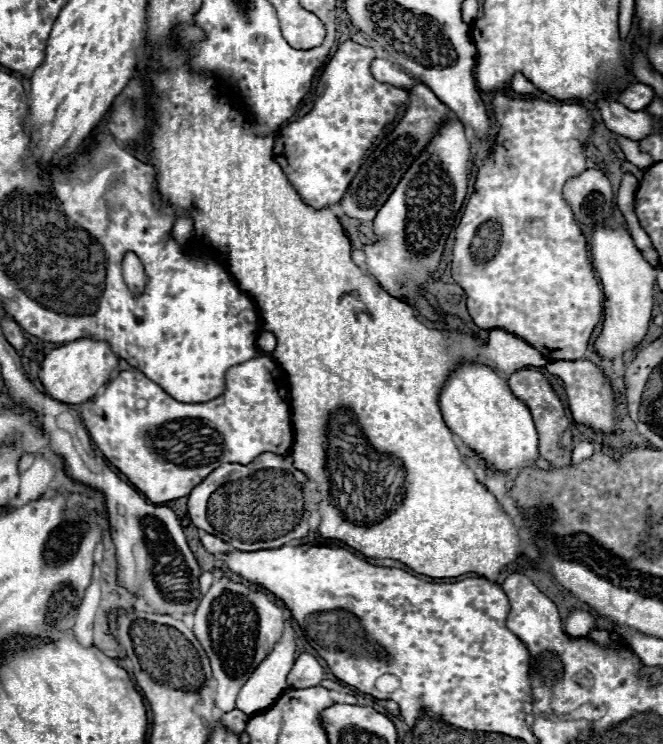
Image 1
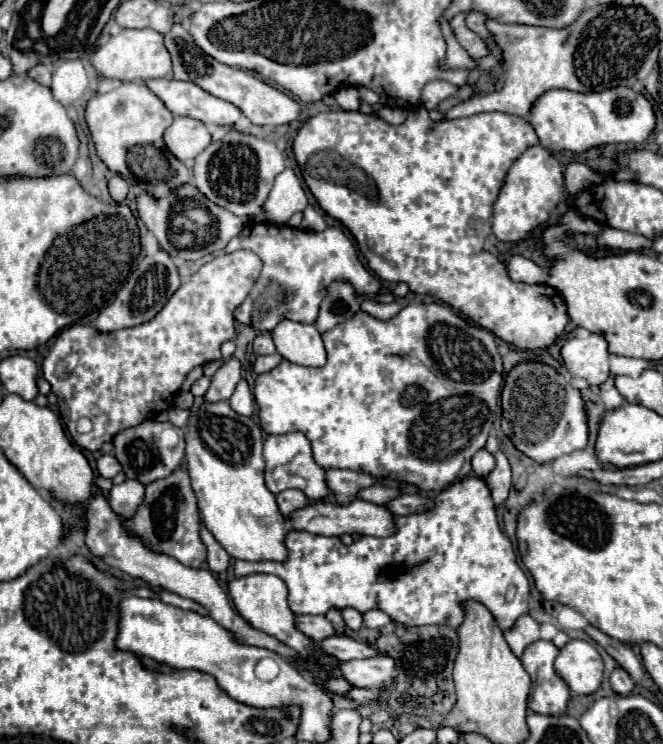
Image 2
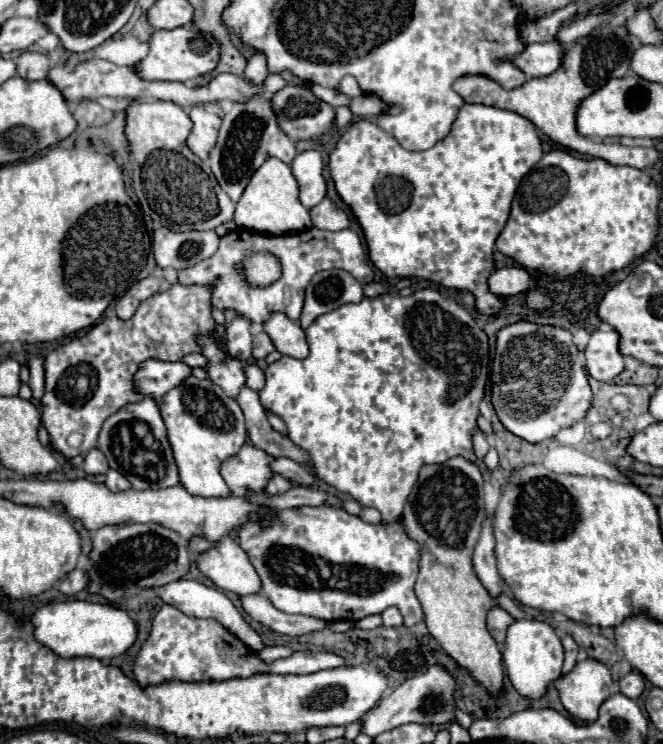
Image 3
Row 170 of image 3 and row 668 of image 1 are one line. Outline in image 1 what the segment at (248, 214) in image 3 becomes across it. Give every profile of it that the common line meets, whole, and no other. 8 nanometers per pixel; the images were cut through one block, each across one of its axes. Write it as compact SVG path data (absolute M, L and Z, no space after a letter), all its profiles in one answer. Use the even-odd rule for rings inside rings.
M284 622L284 630L282 630L282 636L280 640L274 644L272 652L262 660L262 664L256 668L256 672L252 672L252 676L248 678L248 682L242 686L242 690L238 692L238 698L236 698L236 708L242 710L244 714L252 716L268 706L274 704L274 700L280 696L280 692L284 692L288 688L286 684L286 676L288 672L292 670L296 662L296 632L294 628L290 626L290 622Z

